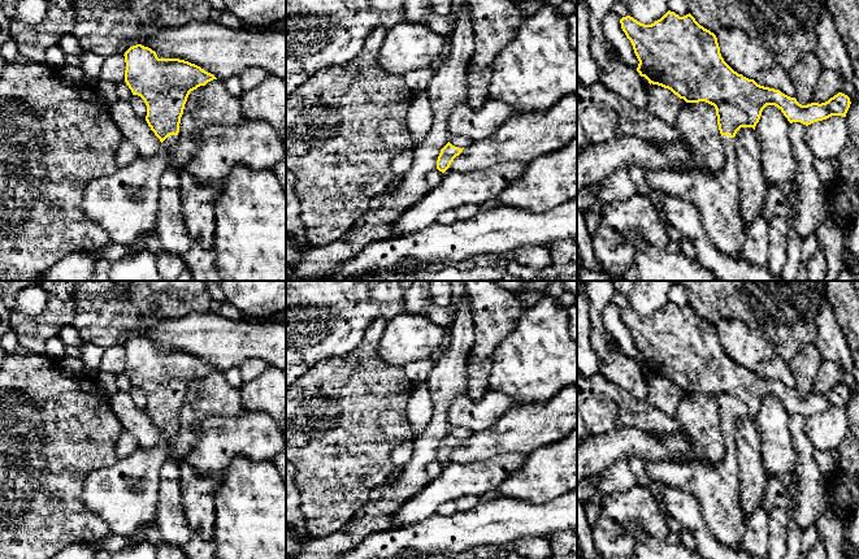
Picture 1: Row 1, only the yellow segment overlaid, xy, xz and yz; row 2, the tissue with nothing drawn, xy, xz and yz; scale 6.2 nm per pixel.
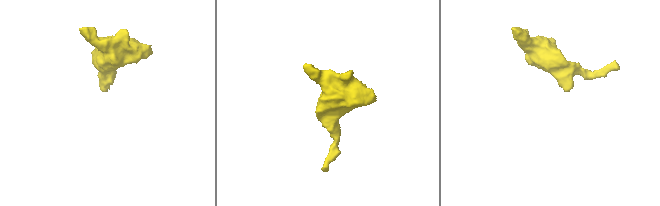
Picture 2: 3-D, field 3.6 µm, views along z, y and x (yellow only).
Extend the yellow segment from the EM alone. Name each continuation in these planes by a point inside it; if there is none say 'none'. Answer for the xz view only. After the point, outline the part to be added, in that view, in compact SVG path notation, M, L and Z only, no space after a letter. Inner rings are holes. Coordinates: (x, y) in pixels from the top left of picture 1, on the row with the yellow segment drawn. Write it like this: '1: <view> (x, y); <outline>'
1: xz (459, 141); M464 135L451 136L450 143L459 148L467 148L472 144L473 139Z

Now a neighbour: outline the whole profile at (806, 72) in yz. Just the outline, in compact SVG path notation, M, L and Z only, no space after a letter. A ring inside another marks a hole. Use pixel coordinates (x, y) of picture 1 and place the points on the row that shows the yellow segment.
M815 52L803 55L789 70L797 90L795 99L799 104L812 103L814 90L824 72Z

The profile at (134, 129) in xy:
M129 100L116 101L109 112L123 138L134 144L139 156L151 157L159 151L160 139L151 130L146 118L139 118L134 113Z

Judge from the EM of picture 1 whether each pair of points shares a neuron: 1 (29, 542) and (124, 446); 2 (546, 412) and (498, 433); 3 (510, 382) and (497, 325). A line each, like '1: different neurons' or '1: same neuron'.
1: different neurons
2: same neuron
3: different neurons

